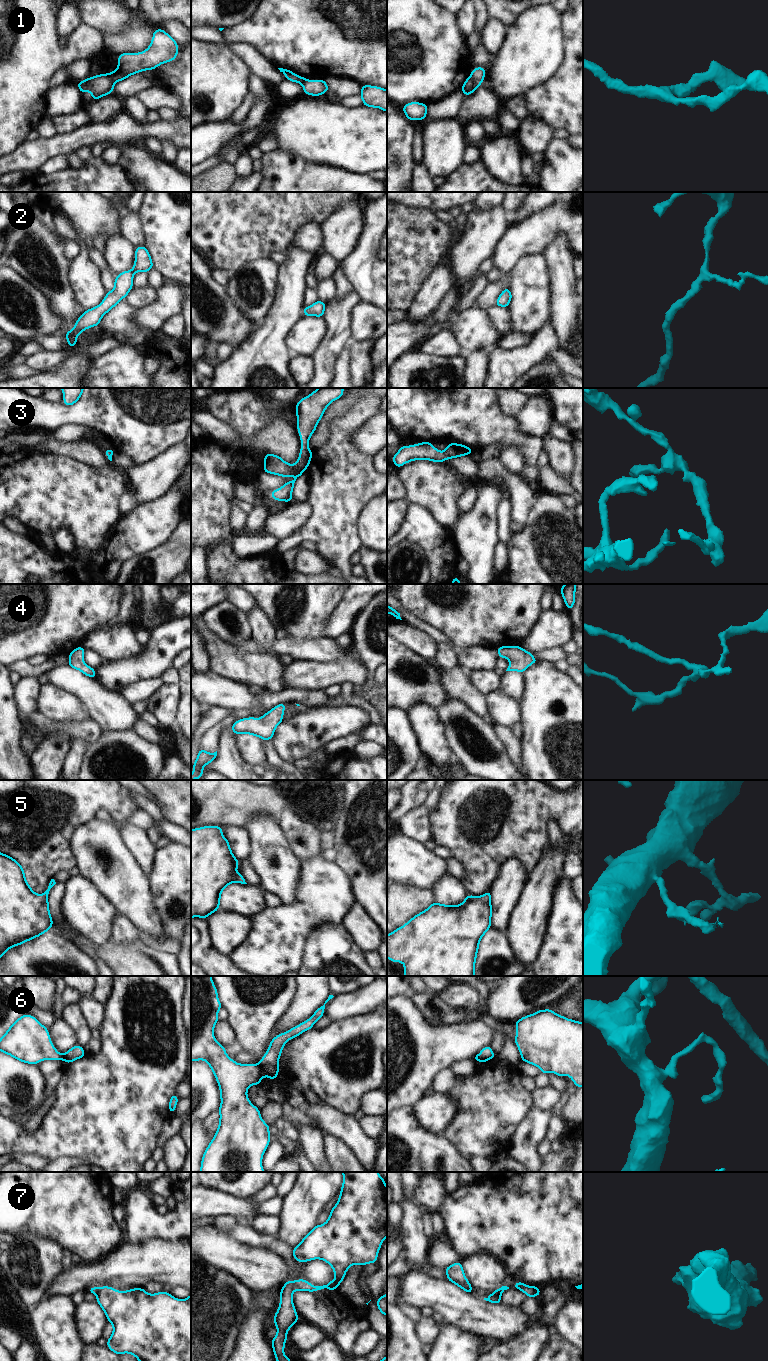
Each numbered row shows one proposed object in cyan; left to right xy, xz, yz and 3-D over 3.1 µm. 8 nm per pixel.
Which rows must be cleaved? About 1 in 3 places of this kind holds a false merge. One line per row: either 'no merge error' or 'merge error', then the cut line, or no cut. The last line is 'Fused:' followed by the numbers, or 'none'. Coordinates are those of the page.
1: merge error | yz (470, 76), (477, 87)
2: no merge error | no cut
3: no merge error | no cut
4: no merge error | no cut
5: no merge error | no cut
6: merge error | xz (257, 1065), (265, 1075)
7: merge error | xz (293, 1281), (295, 1289)
Fused: 1, 6, 7

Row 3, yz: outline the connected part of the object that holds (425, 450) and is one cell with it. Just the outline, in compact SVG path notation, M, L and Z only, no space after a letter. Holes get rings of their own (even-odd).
M421 442L410 446L400 446L396 455L391 459L397 468L414 460L430 460L444 462L447 459L466 456L473 453L473 448L457 443L448 443L444 452L436 449L430 442Z

